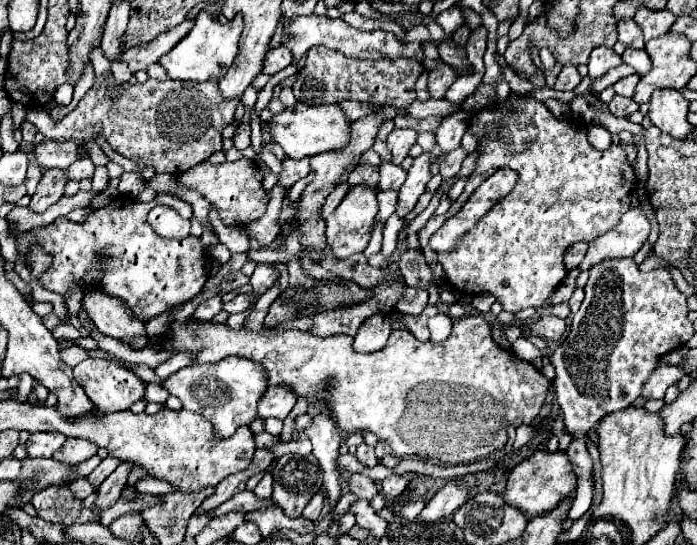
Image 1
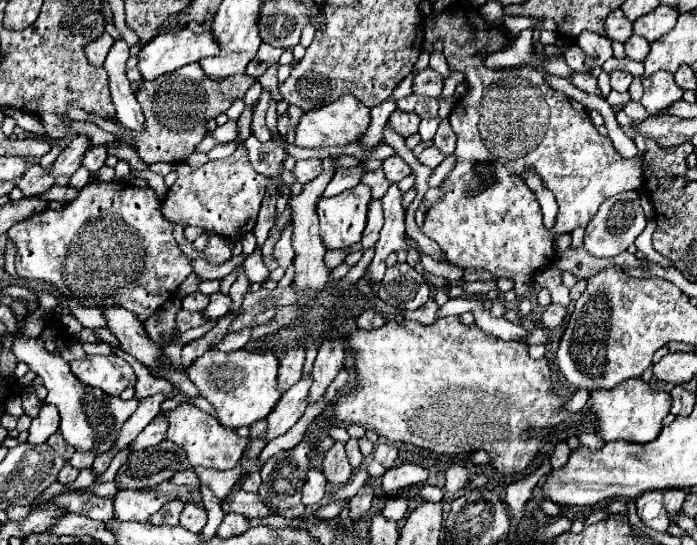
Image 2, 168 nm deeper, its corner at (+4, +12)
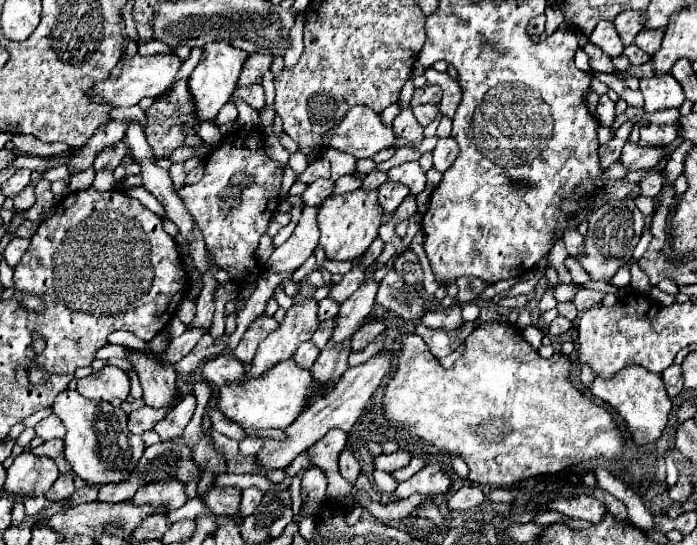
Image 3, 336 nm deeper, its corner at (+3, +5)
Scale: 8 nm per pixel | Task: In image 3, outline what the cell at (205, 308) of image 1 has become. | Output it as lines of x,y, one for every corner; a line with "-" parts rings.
185,299
185,301
179,305
177,317
179,317
185,325
189,325
189,323
193,321
193,317
195,317
195,301
193,301
193,299

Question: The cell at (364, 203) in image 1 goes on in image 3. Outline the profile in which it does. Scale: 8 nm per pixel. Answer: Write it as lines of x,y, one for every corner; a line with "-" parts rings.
351,191
343,195
331,195
319,209
319,229
321,229
321,247
325,249
327,259
335,261
353,261
361,257
377,237
381,225
383,207
377,201
377,191

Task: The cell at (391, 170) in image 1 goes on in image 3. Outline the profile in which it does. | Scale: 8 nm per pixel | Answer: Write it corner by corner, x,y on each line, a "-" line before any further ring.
417,161
397,165
397,167
389,169
387,175
389,175
391,181
399,181
399,183
407,185
411,189
411,195
419,195
425,189
425,183
427,183
425,171
421,169
421,165

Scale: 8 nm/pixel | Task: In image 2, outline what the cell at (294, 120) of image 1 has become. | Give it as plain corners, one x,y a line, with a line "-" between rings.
346,94
340,96
336,102
324,104
310,112
304,112
296,130
294,130
294,144
302,148
328,148
328,146
346,146
356,142
370,124
370,108
364,106
354,96

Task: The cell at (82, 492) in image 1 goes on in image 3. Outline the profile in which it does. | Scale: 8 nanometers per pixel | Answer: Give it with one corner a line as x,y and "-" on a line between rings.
59,475
57,481
51,485
51,489
43,493
43,497
51,499
51,501
63,501
63,499
71,497
73,491
75,491
73,475

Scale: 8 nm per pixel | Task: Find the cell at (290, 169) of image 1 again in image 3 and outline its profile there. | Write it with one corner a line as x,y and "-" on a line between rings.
317,179
317,183
311,183
309,187
307,187
307,191
303,193
303,201
305,201
305,205
313,205
313,207
319,207
325,199
327,199
327,195
331,195
333,193
333,181
329,179

